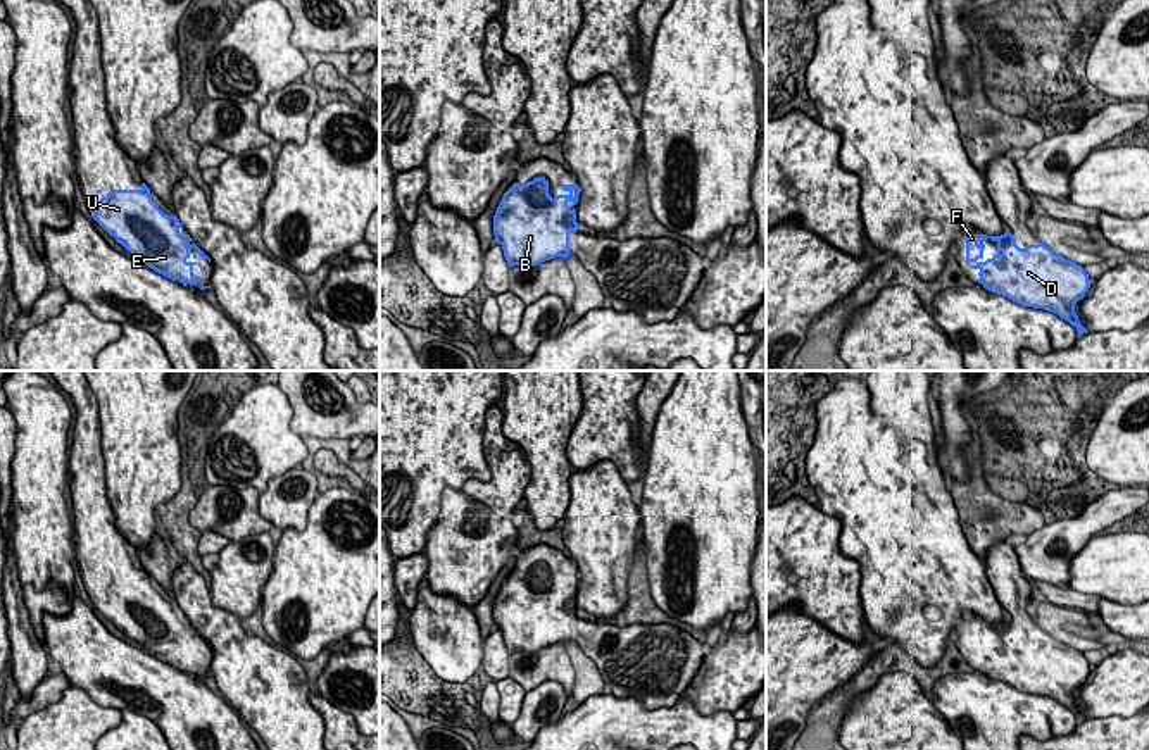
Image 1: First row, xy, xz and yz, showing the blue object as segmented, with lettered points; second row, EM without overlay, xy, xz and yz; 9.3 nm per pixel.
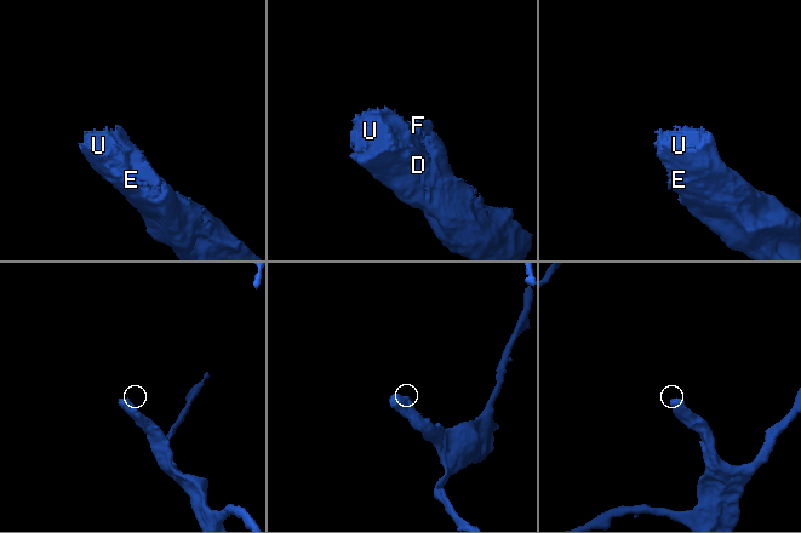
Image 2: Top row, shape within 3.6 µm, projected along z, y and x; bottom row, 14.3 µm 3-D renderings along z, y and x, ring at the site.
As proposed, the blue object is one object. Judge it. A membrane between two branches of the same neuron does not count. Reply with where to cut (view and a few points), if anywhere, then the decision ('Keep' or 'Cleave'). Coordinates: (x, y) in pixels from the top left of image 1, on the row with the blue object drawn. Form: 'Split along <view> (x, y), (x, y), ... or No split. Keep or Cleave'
No split. Keep

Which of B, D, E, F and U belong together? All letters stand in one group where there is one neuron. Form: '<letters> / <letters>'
B D E F U

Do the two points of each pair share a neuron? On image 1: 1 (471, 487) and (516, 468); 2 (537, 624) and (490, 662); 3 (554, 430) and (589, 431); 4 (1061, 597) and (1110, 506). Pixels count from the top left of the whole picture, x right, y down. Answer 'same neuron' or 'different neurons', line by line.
1: same neuron
2: different neurons
3: different neurons
4: different neurons

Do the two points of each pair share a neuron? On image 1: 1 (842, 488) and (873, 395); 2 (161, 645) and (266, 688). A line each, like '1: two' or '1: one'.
1: one
2: two

